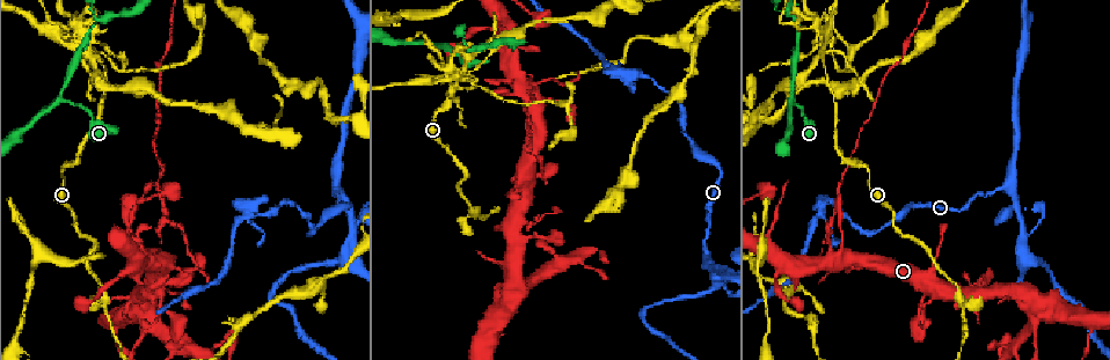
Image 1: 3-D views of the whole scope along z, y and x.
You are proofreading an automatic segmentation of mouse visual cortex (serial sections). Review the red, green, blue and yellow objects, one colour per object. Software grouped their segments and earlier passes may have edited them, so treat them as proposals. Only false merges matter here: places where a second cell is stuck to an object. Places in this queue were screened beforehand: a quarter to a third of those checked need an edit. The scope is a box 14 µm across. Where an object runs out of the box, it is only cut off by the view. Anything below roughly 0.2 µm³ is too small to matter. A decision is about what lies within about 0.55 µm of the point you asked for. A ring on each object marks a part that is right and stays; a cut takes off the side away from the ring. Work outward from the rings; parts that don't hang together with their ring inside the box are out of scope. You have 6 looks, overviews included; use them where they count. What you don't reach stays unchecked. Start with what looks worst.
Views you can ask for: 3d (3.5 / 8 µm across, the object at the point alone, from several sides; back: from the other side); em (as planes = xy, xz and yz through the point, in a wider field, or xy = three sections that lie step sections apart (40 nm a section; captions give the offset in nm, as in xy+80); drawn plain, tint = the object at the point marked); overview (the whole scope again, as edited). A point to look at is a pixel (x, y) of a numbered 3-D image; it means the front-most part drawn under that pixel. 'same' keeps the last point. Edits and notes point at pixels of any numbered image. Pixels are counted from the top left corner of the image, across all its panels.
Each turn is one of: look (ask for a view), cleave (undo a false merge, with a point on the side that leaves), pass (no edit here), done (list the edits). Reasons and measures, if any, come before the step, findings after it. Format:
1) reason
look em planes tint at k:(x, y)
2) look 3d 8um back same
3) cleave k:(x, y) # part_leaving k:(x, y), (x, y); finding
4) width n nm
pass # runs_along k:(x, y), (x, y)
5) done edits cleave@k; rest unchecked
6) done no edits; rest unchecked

thin neck
look 3d 8um at 1:(254, 214)

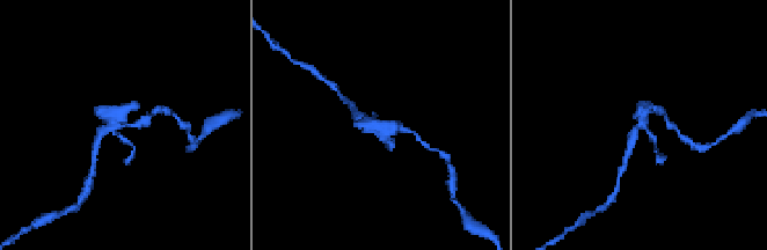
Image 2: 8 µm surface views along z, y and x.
look em xy step 3 tint at 2:(638, 125)

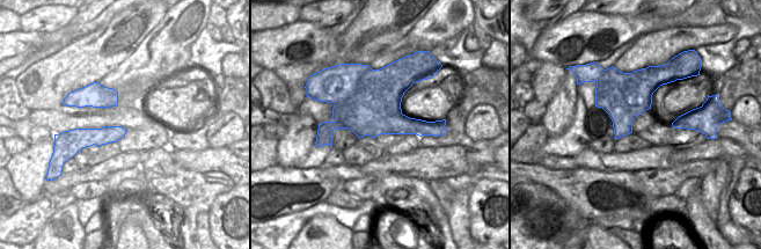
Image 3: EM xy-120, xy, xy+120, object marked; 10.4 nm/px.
pass # runs_along 2:(152, 114), (132, 126), (108, 127), (97, 141); all the same cell

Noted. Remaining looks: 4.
look 3d 3.5um at 1:(477, 216)

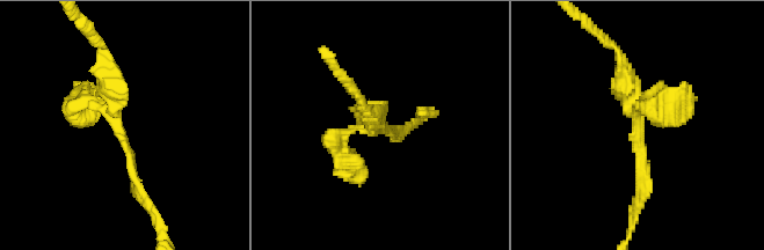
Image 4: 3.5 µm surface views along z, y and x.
now the EM
look em planes tint at 4:(637, 108)

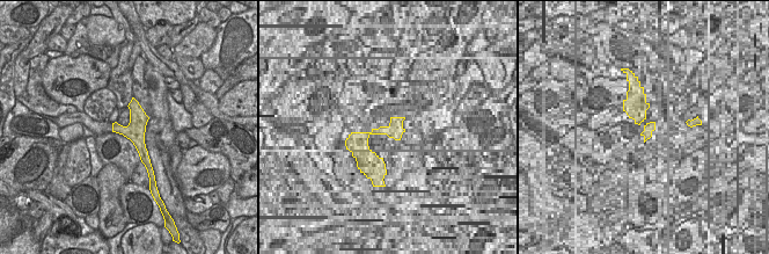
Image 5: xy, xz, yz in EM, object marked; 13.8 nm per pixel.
pass # one cell here

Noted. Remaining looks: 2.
three arms meet
look 3d 3.5um at 1:(1006, 188)

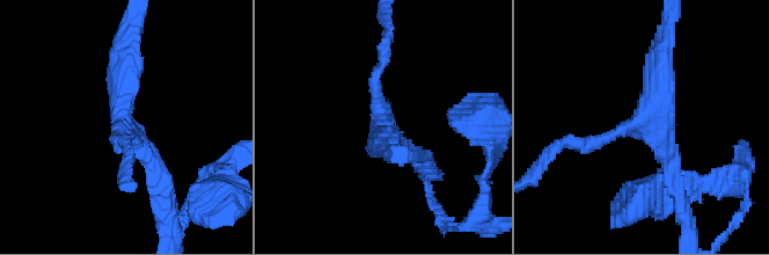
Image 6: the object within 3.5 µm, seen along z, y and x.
arms 3; arm_widths 150, 250, 300 nm; need the tissue
look em planes tint at 6:(122, 124)

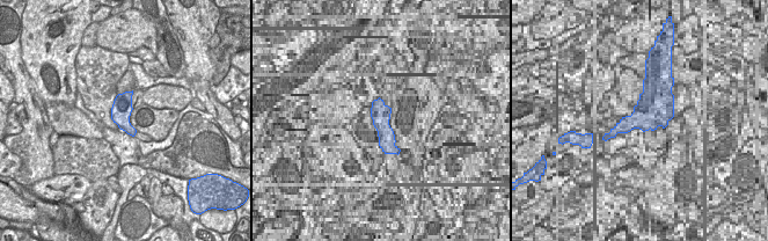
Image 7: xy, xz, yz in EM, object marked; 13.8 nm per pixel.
width 280 nm
pass # runs_along 6:(576, 141), (641, 124), (674, 181); one cell here

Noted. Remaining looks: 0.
done no edits; rest unchecked

